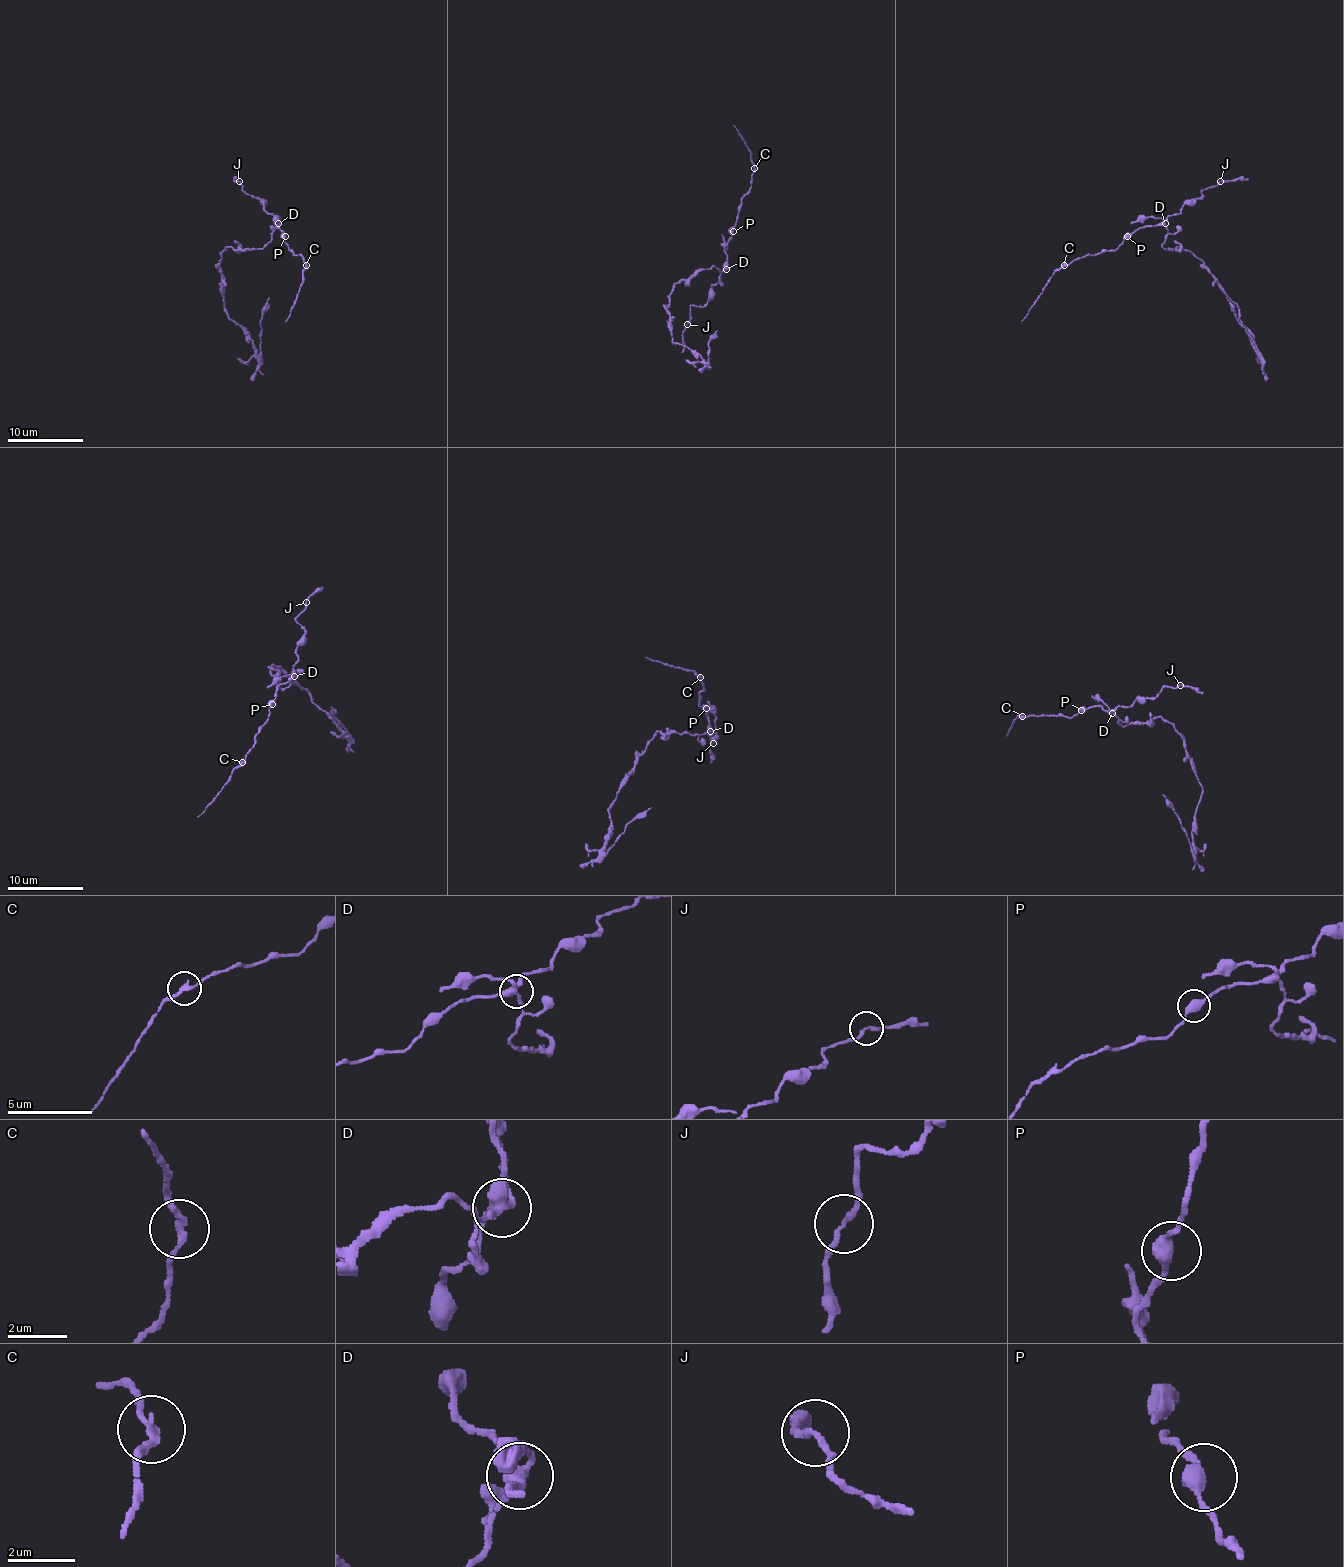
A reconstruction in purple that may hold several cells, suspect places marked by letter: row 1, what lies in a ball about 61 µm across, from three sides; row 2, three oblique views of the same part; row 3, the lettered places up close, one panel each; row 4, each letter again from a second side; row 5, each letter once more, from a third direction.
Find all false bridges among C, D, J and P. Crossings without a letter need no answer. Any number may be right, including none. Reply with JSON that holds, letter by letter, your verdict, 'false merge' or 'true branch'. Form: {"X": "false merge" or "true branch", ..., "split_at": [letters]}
{"C": "false merge", "D": "false merge", "J": "true branch", "P": "true branch", "split_at": ["C", "D"]}

